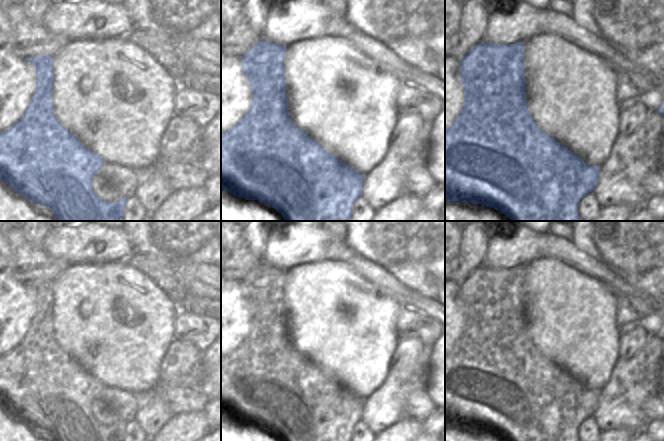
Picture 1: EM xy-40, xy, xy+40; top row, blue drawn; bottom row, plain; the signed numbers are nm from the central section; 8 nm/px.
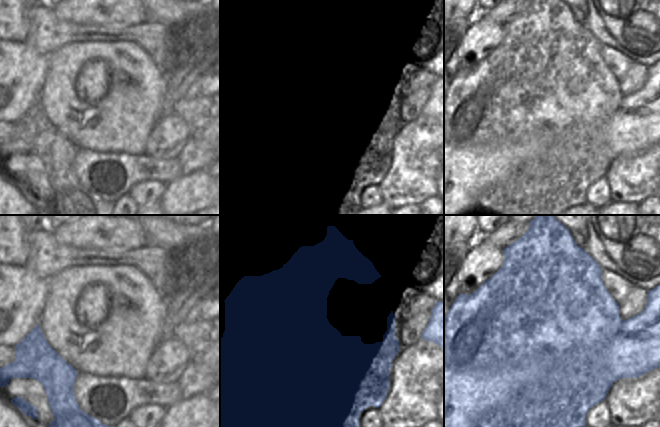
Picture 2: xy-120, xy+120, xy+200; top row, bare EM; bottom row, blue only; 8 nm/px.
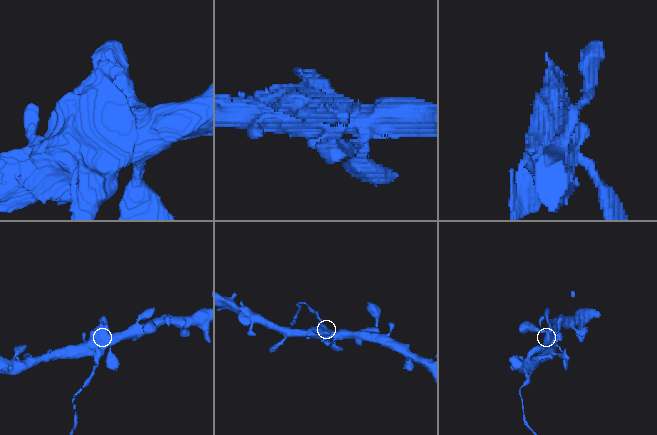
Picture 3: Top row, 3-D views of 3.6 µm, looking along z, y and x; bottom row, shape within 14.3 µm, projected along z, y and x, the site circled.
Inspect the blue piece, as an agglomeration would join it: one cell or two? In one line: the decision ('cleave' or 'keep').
cleave

